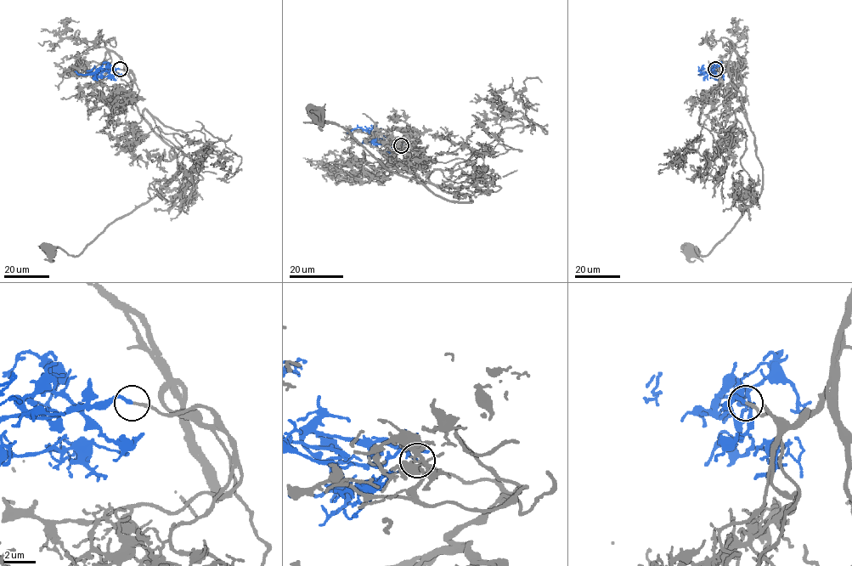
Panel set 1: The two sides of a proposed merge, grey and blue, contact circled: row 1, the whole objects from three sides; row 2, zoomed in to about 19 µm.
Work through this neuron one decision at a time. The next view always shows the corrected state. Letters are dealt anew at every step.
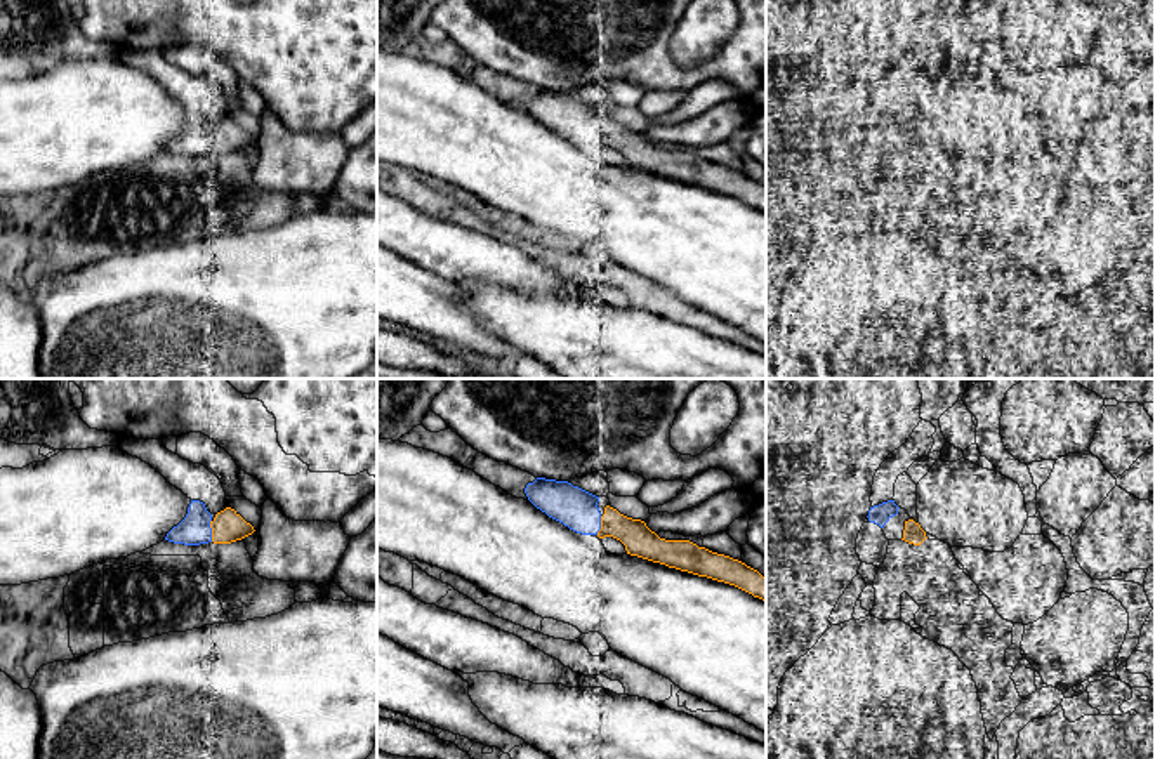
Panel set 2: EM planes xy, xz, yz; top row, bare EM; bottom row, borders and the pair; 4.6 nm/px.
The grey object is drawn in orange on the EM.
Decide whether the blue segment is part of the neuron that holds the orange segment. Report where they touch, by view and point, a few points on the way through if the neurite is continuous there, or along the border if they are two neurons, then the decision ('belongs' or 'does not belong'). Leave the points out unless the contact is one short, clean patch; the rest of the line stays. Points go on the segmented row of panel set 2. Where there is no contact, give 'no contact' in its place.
meets orange in xy at (212, 530); belongs

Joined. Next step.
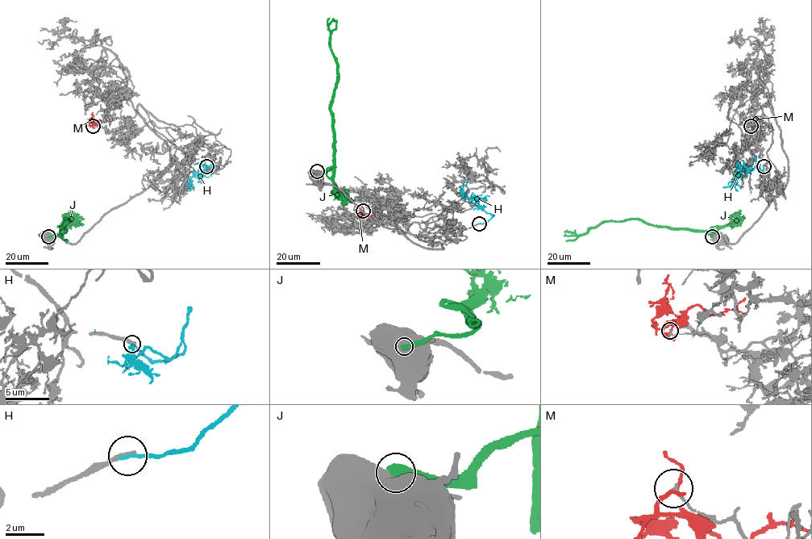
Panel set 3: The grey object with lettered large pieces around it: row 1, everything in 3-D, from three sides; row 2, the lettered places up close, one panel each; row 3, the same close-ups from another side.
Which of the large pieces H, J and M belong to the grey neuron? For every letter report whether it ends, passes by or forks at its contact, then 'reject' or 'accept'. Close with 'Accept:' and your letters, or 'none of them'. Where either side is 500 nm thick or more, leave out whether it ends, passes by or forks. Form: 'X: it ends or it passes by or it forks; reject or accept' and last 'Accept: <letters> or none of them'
H: it ends; accept
J: reject
M: it forks; reject
Accept: H

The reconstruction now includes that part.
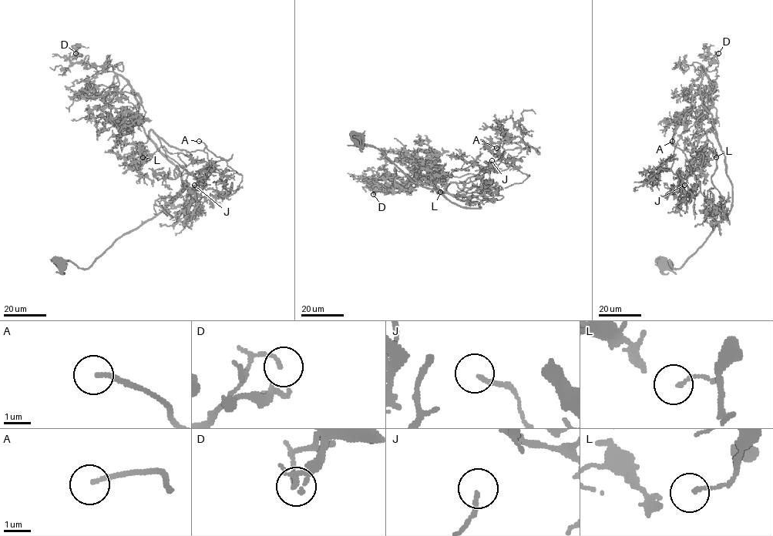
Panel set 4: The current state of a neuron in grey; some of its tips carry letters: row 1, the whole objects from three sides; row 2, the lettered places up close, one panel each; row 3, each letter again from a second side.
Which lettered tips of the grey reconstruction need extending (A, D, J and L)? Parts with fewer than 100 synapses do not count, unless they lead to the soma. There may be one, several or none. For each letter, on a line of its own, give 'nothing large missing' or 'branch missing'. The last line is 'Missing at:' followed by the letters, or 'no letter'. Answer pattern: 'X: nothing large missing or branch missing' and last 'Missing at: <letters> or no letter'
A: branch missing
D: nothing large missing
J: nothing large missing
L: nothing large missing
Missing at: A

